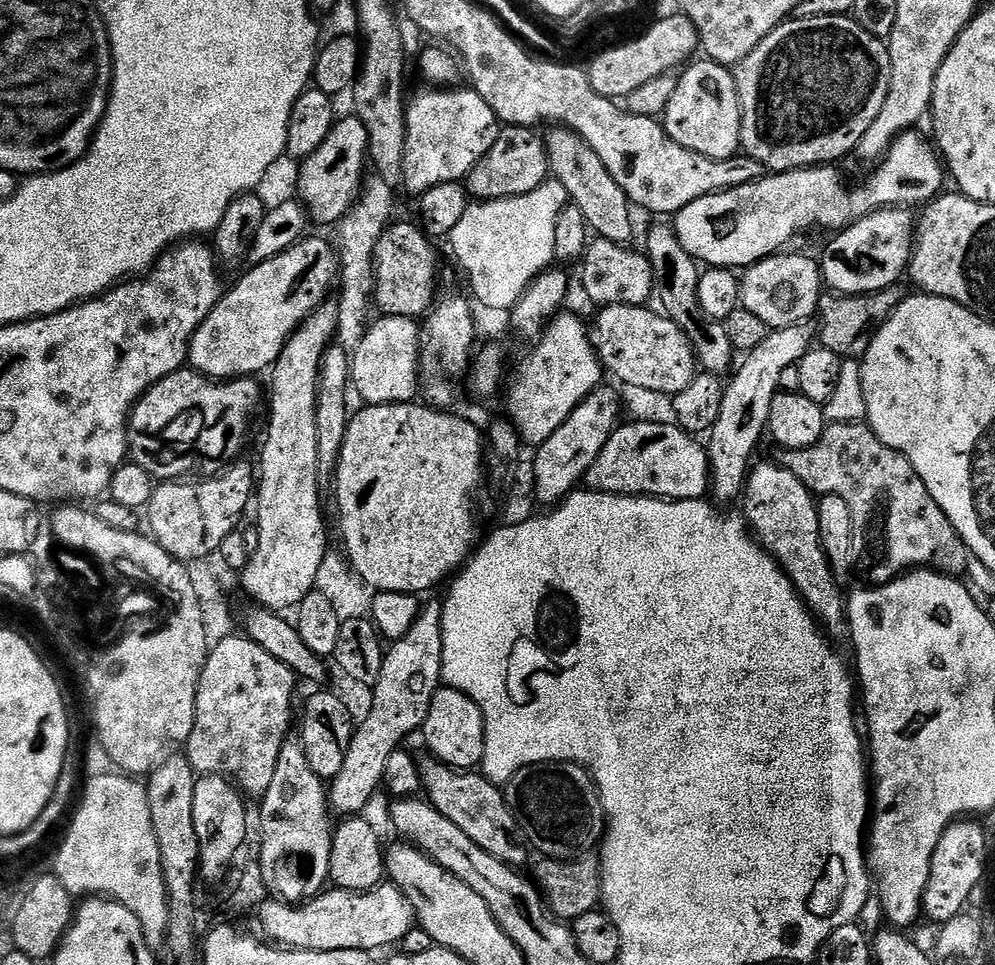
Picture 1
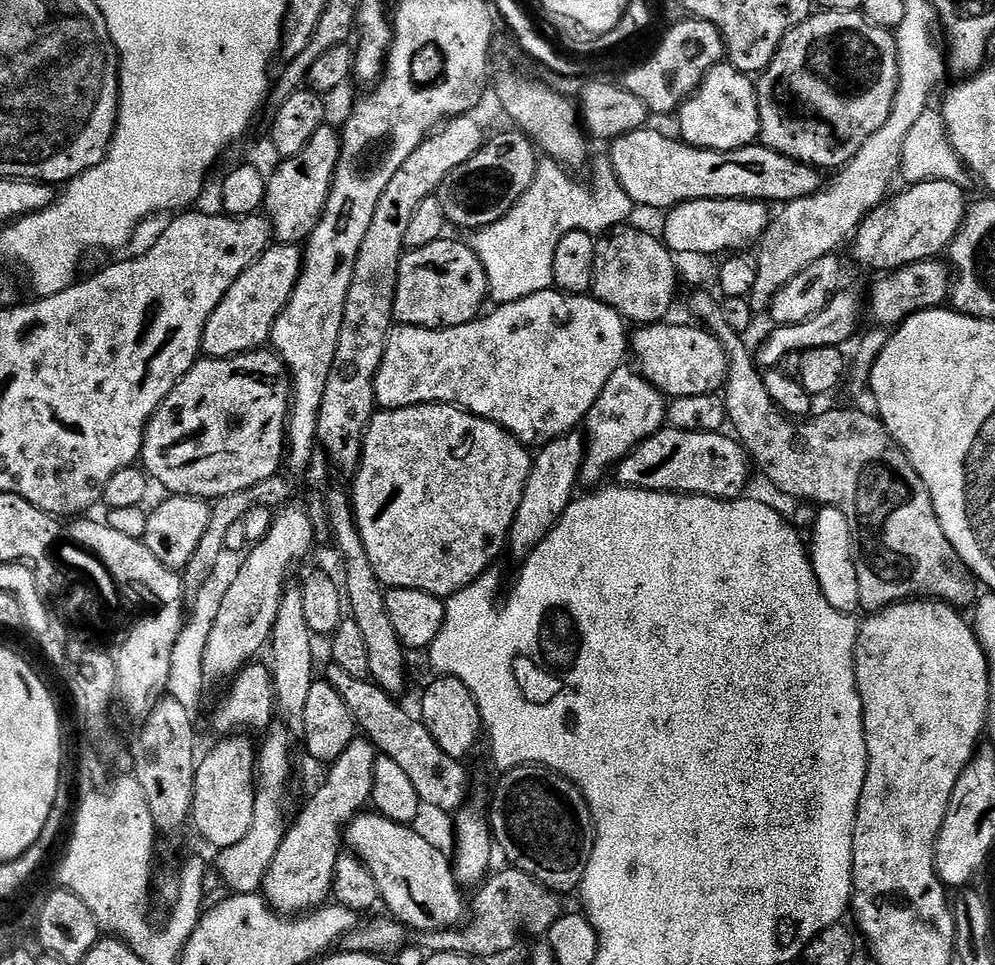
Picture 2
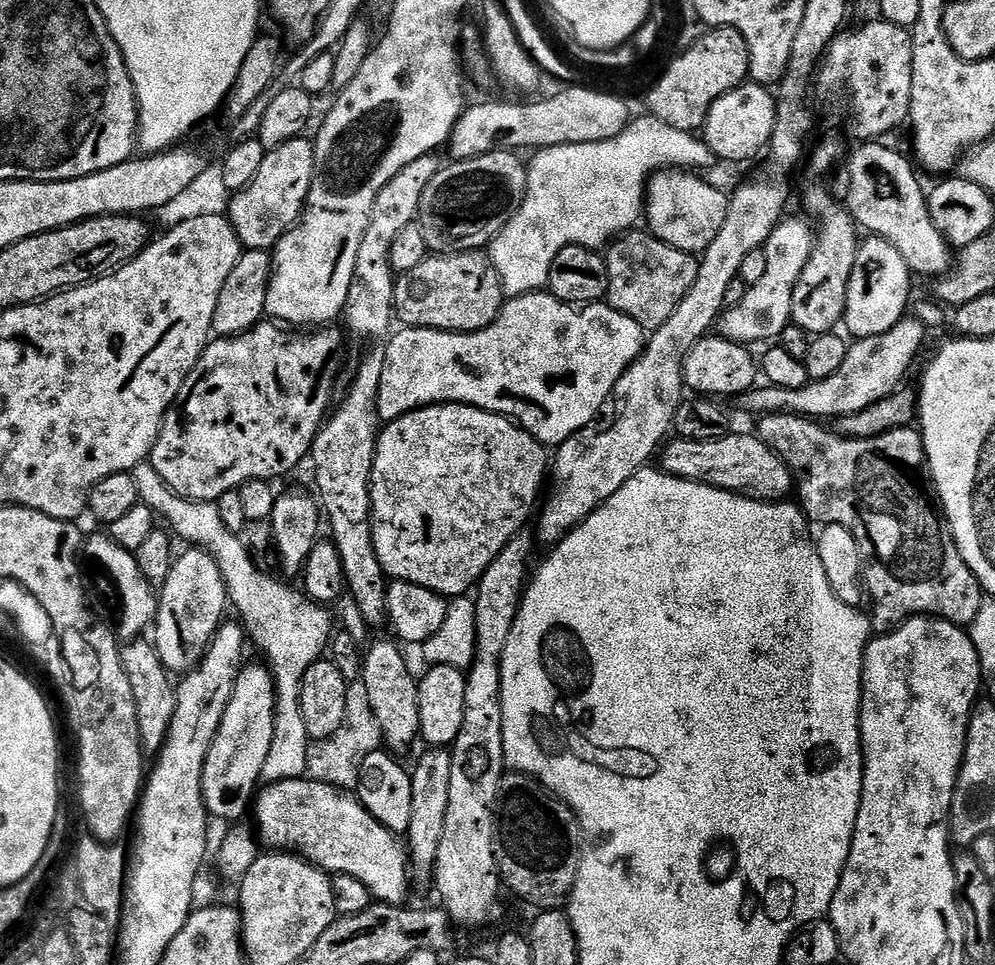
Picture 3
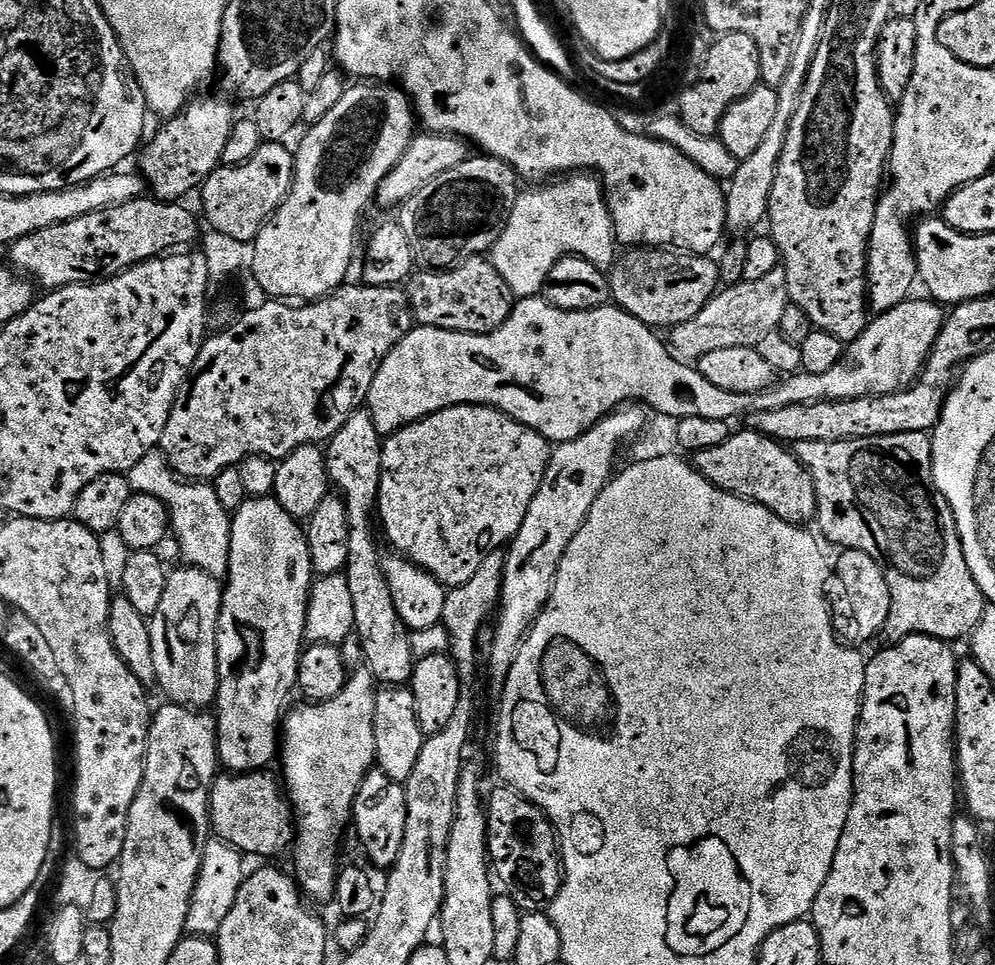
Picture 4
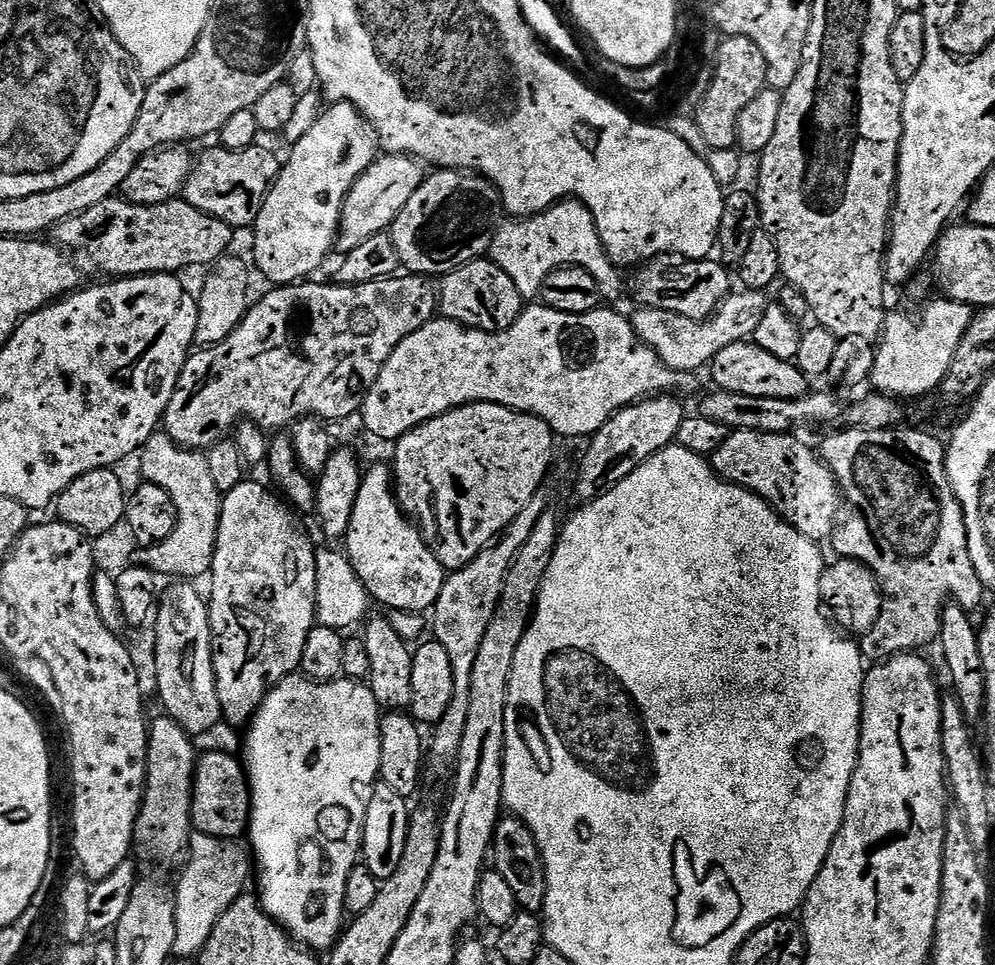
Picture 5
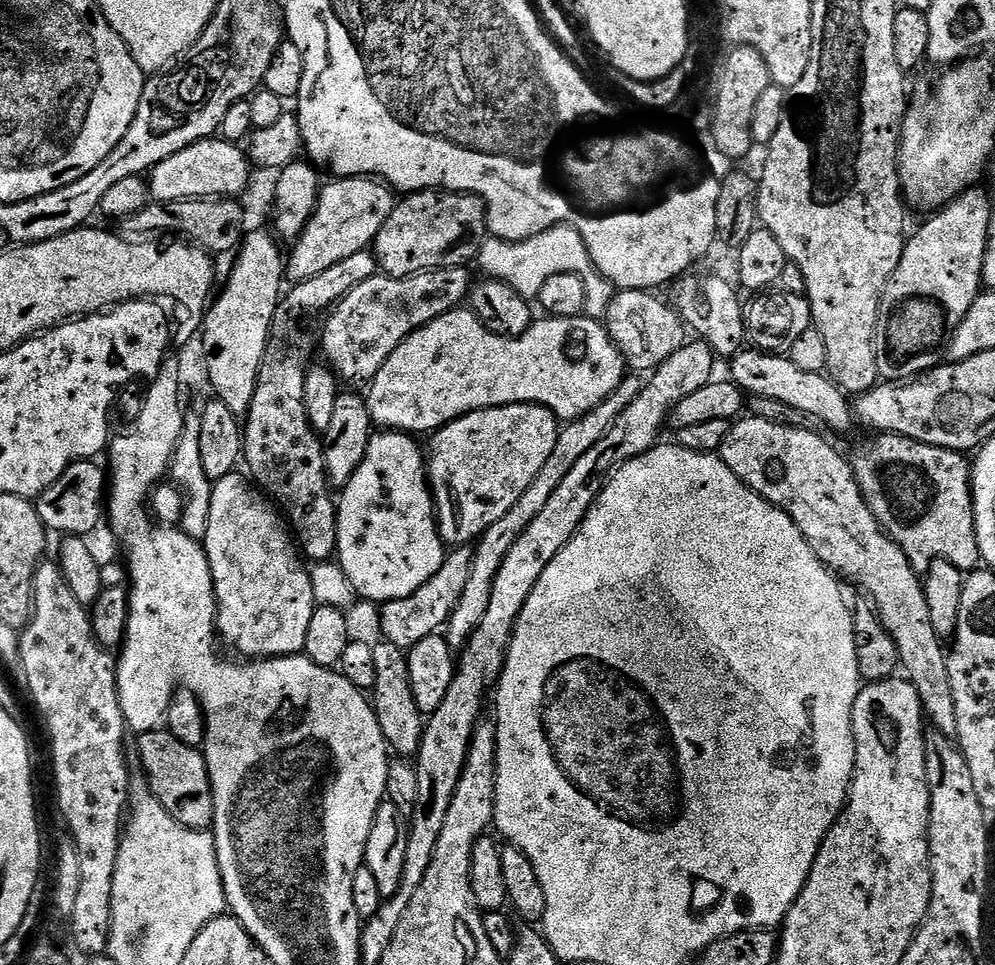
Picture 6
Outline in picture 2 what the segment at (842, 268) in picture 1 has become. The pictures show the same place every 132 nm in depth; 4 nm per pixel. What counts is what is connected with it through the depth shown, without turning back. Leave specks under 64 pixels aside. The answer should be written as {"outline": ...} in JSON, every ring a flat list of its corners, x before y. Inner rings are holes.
{"outline":[[924,181,904,189,901,196,893,195,868,213,850,240,853,258,862,267,873,268,876,274,887,274,901,264,931,260,947,253,968,213,965,189,954,182]]}

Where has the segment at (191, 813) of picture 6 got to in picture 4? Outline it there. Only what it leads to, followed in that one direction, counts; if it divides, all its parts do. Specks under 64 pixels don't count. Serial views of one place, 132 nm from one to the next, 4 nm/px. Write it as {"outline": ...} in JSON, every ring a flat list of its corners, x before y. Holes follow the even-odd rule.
{"outline":[[257,770,239,774,220,774,212,781,210,789,210,828,219,839,241,854,252,856,280,856,294,844,294,816,289,801,282,791,279,779,271,776,271,771]]}

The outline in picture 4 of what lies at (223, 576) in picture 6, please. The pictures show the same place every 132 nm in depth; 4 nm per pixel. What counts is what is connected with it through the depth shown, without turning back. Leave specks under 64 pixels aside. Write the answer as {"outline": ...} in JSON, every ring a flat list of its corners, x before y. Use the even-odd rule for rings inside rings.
{"outline":[[275,495,253,496,242,502,236,512,231,513,232,529,230,530,230,558,228,559,228,575,223,581,223,596,221,598,220,622,217,630,217,670,220,684,217,686,216,701,214,703,214,719,218,737,218,760,224,764,229,773,254,772,269,767,268,763,278,756,278,733,282,728,282,717,285,715,284,703,288,700,292,688,298,684,298,670,300,669,300,654,306,647,306,633,308,630,308,598,312,595,314,573,308,533,302,527,301,521,294,519,287,510,277,502]]}

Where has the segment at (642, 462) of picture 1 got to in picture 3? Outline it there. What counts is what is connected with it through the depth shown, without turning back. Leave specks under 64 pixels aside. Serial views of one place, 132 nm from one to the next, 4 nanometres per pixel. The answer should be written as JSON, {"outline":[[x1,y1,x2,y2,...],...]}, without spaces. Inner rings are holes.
{"outline":[[729,434,706,442,672,438,661,447,658,464,669,476,709,484,727,492,734,492,737,496,747,496,749,500,780,502,787,497,784,495,791,493,794,488,792,472,785,466,783,458,774,454,774,450,770,450,770,446,762,443,755,434]]}

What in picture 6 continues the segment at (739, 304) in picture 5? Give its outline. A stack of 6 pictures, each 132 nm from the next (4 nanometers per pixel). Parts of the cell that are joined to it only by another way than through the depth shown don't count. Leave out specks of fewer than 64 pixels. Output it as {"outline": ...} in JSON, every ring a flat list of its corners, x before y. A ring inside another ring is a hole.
{"outline":[[620,290,610,302,603,323,610,338,624,356,625,365,636,372,651,374,686,343,686,325,671,303,659,300,648,290]]}

